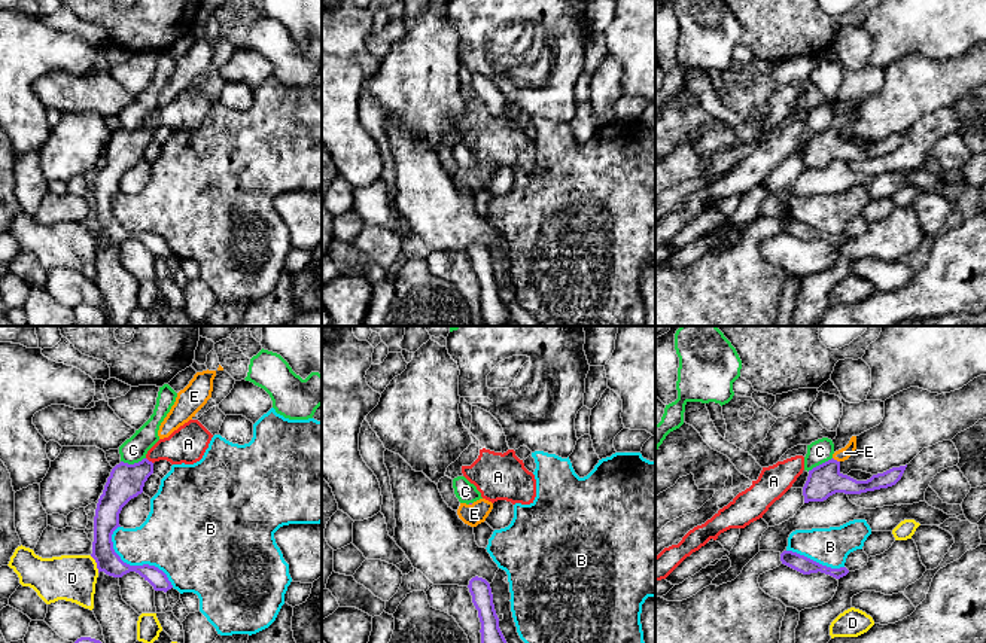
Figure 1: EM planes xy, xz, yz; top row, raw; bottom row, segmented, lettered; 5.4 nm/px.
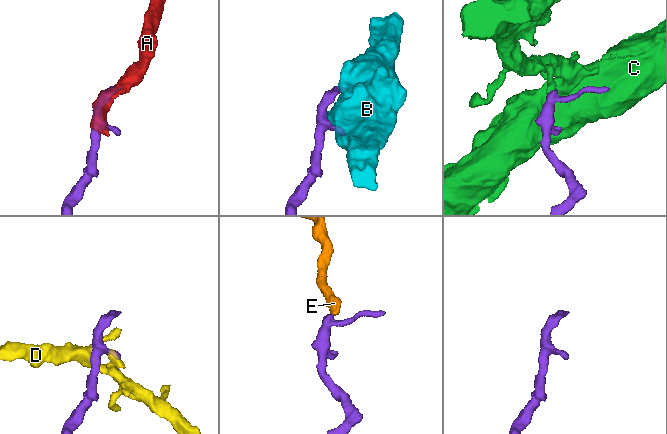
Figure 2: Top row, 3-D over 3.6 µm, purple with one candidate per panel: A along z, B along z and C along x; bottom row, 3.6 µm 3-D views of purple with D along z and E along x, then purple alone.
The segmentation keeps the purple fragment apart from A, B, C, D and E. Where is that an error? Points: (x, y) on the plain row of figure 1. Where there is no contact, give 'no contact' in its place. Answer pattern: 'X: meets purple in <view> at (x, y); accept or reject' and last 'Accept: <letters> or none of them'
A: meets purple in xy at (148, 127); reject
B: meets purple in xy at (133, 232); reject
C: meets purple in xy at (134, 130); reject
D: meets purple in xy at (97, 231); reject
E: meets purple in yz at (836, 127); accept
Accept: E

